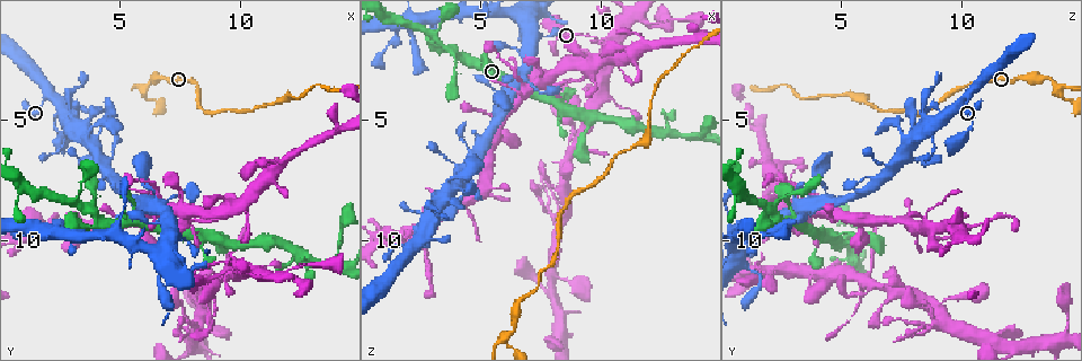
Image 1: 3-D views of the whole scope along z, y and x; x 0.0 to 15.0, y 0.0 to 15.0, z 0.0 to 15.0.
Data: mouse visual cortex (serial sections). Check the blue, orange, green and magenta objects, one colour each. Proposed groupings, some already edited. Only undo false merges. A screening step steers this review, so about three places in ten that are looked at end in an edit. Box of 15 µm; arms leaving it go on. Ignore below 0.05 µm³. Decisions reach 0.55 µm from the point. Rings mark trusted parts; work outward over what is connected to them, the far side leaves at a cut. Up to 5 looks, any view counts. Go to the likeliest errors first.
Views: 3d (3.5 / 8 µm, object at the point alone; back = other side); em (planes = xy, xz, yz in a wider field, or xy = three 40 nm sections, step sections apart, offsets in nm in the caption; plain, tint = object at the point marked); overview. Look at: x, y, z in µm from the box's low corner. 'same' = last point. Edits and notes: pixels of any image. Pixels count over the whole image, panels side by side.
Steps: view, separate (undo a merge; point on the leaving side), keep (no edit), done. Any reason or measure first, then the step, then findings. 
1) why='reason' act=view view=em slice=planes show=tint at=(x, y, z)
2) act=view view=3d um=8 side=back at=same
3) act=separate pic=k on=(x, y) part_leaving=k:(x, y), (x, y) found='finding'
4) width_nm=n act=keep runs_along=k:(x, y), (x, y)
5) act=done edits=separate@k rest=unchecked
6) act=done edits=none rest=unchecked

why='two arms in line, one across' act=view view=3d um=3.5 at=(6.2, 3.6, 13.9)

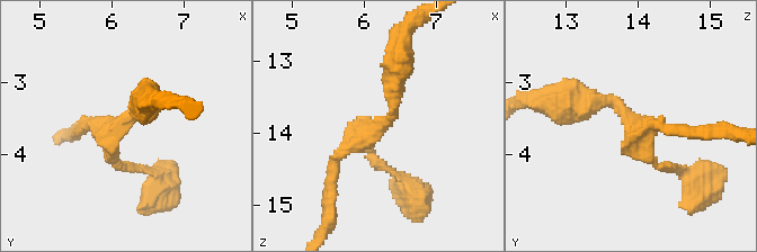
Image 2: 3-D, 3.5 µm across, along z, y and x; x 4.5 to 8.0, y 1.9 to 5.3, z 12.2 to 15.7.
act=view view=em slice=xy step=1 show=tint at=(6.10, 3.60, 13.95)

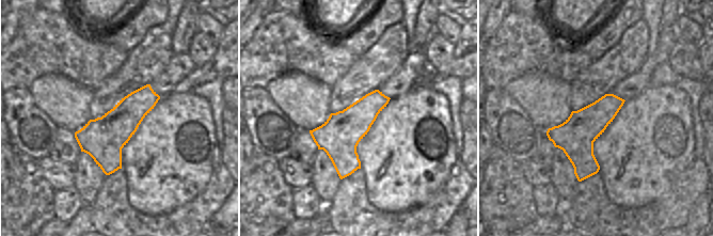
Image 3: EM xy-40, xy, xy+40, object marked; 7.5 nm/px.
act=keep runs_along=2:(576, 104), (613, 99), (650, 159), (674, 165) found='all the same cell'

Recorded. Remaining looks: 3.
why='sudden change in width' act=view view=3d um=8 at=(12.9, 10.9, 5.6)

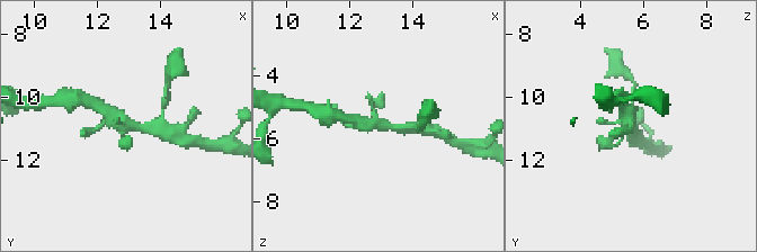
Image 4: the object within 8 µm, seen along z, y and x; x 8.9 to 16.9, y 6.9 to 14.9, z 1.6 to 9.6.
act=view view=3d um=3.5 side=back at=(13.0, 10.9, 5.6)

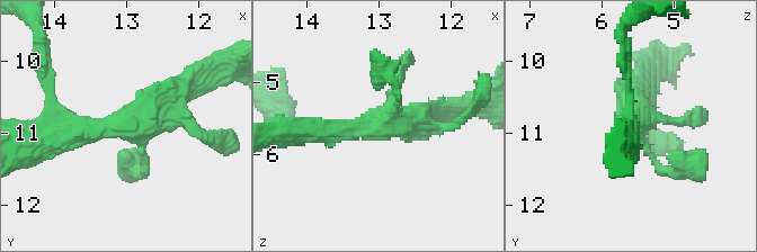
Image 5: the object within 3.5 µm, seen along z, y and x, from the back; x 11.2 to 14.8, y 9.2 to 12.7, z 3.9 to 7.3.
act=keep runs_along=5:(189, 82), (131, 124), (58, 120) found='continuous, no second cell'

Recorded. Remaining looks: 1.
act=done edits=none rest=unchecked

